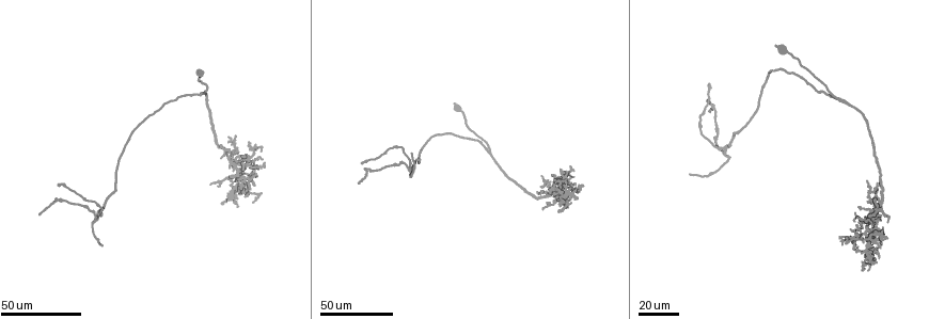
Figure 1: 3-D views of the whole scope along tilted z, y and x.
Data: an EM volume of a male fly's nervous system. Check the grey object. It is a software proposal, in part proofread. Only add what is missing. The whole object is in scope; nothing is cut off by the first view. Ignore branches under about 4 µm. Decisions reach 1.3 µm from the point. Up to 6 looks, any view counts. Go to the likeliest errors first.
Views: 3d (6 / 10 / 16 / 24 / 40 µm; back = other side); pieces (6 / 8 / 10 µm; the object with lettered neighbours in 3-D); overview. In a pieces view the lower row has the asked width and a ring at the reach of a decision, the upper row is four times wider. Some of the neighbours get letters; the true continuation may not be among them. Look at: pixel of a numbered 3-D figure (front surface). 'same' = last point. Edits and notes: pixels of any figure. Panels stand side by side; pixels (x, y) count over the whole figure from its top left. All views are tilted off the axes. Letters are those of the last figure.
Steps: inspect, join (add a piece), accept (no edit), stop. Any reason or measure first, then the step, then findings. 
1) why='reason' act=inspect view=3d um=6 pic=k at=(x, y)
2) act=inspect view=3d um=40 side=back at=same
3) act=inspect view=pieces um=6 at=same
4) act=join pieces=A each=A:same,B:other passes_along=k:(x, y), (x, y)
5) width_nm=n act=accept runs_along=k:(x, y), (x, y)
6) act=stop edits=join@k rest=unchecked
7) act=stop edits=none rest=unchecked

why='an open end' act=inspect view=3d um=40 pic=1 at=(39, 212)

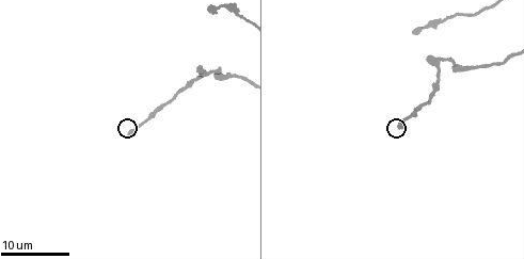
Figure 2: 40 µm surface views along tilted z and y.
why='see the neighbours' act=inspect view=pieces um=6 pic=2 at=(398, 126)

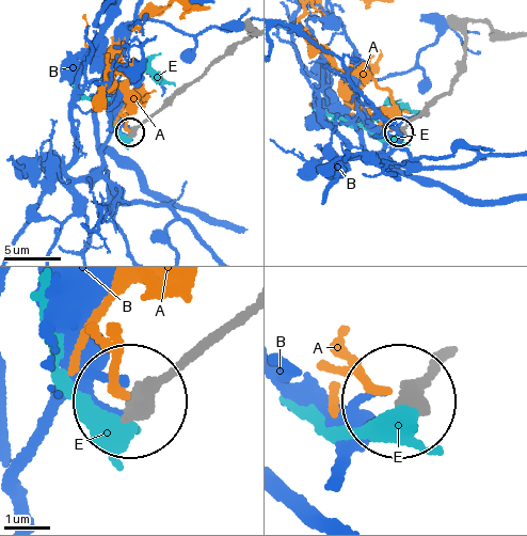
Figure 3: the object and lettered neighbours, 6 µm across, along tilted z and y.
act=accept each=A:other,B:other,E:other found='none of them fits'

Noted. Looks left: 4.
why='tapers out' act=inspect view=3d um=40 pic=1 at=(873, 205)

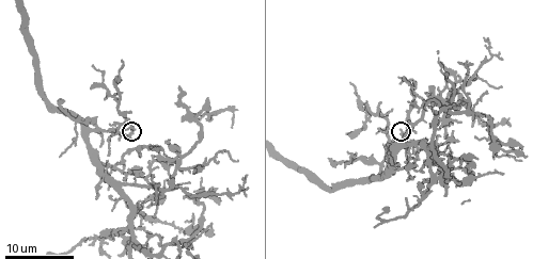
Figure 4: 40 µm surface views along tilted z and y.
act=inspect view=pieces um=10 pic=4 at=(402, 130)

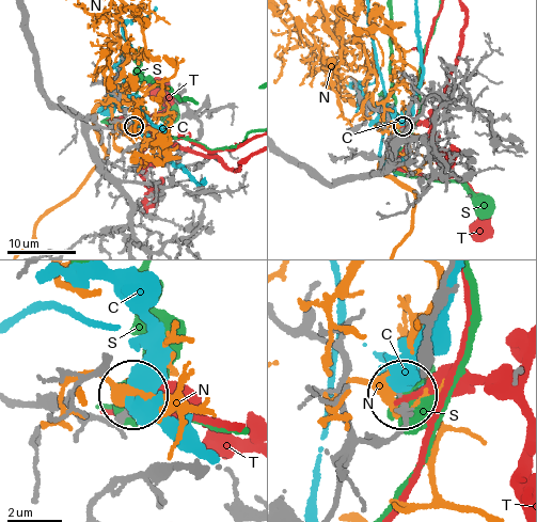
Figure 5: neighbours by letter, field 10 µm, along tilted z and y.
act=accept each=C:other,N:other,S:other,T:other found='no lettered piece goes on from it'

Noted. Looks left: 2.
why='long arm stops here' act=inspect view=3d um=24 pic=2 at=(414, 32)

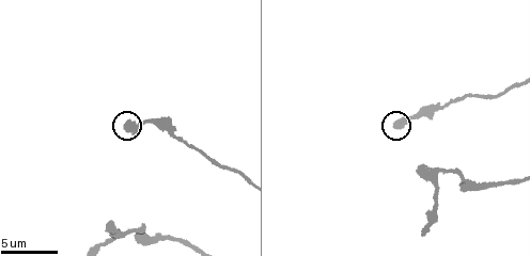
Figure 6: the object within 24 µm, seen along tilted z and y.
act=inspect view=pieces um=8 pic=6 at=(127, 128)

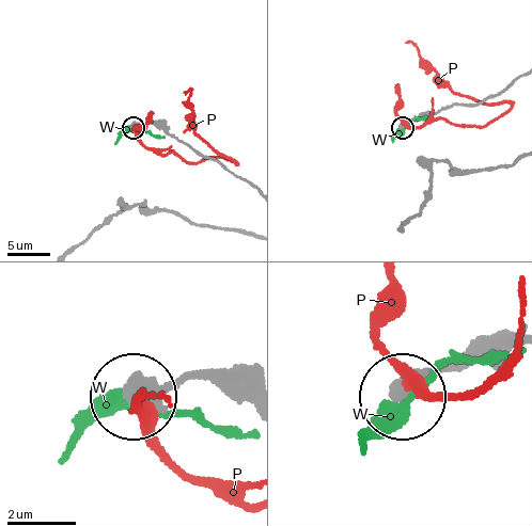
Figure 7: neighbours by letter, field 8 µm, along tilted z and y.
act=accept each=P:other,W:other found='none of them fits'

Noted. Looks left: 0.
act=stop edits=none rest=unchecked

